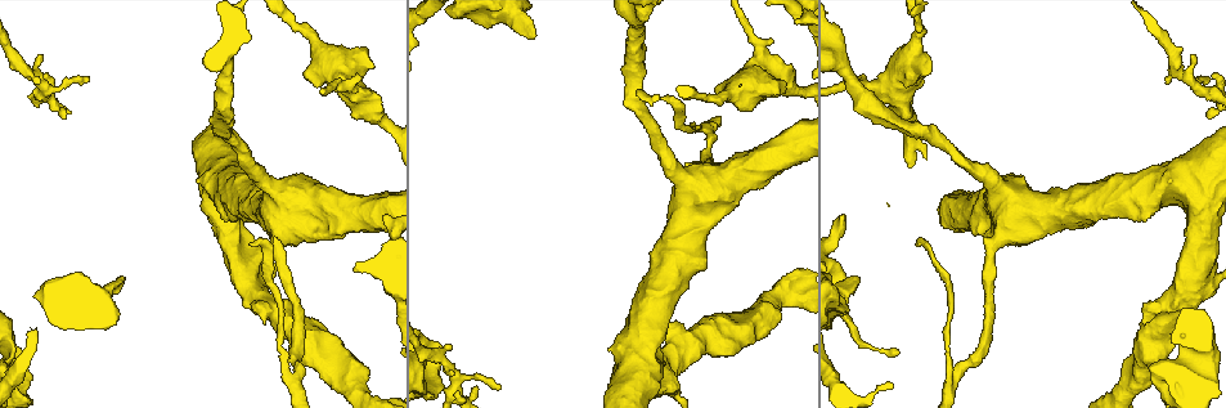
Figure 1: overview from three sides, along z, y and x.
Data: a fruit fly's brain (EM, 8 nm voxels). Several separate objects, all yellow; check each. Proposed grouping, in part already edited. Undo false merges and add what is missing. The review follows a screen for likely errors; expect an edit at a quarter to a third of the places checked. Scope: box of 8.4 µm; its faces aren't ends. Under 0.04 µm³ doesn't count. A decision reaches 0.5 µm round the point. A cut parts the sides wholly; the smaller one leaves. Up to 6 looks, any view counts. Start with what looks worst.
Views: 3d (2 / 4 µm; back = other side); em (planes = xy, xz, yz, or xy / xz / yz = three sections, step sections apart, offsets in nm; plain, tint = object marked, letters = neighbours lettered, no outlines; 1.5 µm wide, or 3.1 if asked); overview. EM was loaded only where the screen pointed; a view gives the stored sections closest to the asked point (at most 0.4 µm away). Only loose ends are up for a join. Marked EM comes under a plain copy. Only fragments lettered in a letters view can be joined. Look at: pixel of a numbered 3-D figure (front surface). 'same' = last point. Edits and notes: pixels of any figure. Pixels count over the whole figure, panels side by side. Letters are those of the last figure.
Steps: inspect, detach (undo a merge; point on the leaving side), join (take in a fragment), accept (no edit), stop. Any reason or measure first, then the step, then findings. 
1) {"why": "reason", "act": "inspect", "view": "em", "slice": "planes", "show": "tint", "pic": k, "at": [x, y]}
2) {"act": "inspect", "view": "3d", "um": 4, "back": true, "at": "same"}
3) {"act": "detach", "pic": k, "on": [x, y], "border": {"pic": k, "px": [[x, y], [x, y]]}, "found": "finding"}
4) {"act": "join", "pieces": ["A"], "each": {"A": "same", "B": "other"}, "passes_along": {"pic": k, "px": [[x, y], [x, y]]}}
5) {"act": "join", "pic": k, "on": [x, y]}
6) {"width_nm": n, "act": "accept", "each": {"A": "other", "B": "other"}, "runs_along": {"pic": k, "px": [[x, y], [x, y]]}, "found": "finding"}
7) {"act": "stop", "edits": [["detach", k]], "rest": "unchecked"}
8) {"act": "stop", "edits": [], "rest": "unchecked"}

{"why": "branch stops here", "act": "inspect", "view": "em", "slice": "planes", "show": "letters", "pic": 1, "at": [853, 277]}

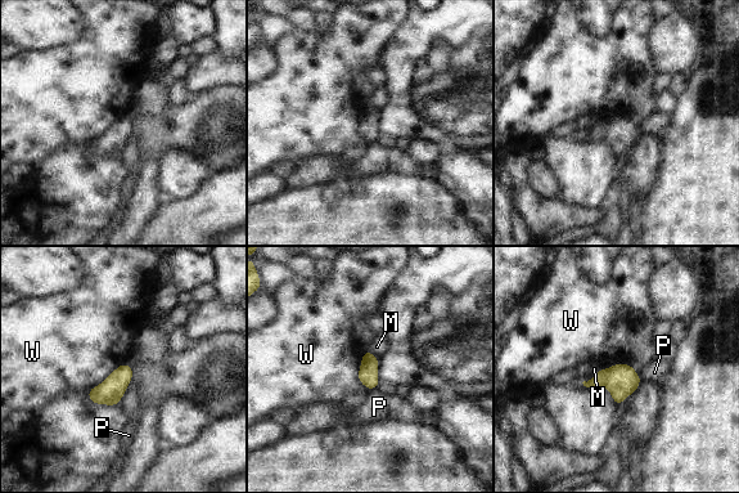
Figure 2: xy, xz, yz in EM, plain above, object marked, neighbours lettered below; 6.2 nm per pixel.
{"longest_contact_nm": ["W", 220], "act": "accept", "each": {"M": "other", "P": "other", "W": "other"}, "border": {"pic": 2, "px": [[115, 370], [89, 390]]}, "found": "no lettered fragment goes on from it"}

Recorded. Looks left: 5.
{"why": "free end", "act": "inspect", "view": "em", "slice": "planes", "show": "letters", "pic": 1, "at": [1194, 55]}

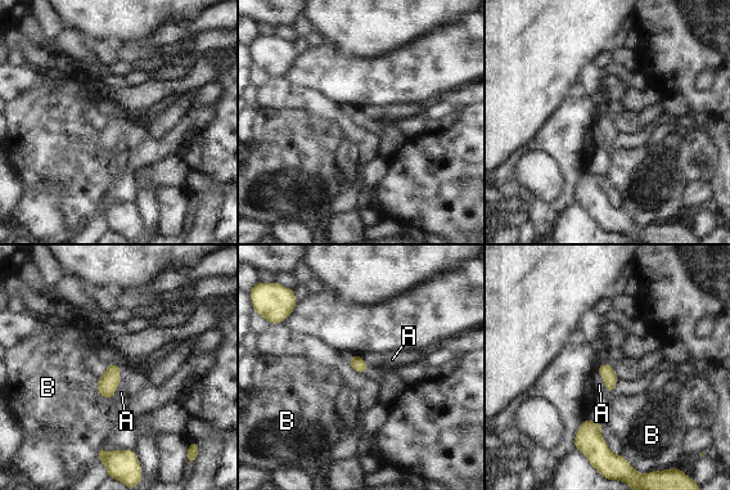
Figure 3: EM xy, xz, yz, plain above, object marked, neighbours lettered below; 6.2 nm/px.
{"longest_contact_nm": ["A", 200], "act": "accept", "each": {"A": "other", "B": "other"}, "found": "none of them fits"}

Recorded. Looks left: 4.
{"act": "inspect", "view": "3d", "um": 2, "pic": 1, "at": [338, 82]}

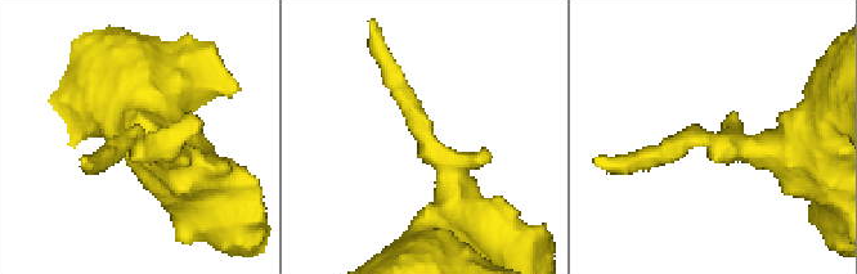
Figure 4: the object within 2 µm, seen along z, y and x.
{"act": "inspect", "view": "em", "slice": "planes", "show": "letters", "pic": 4, "at": [140, 143]}

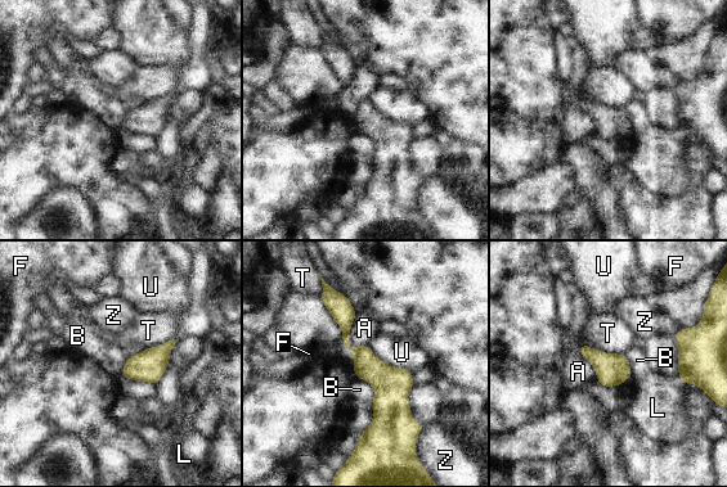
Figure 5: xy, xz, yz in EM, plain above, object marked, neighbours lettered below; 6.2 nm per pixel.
{"act": "accept", "each": {"A": "other", "B": "other", "F": "other", "L": "other", "T": "other", "U": "other", "Z": "other"}, "runs_along": {"pic": 5, "px": [[333, 294], [346, 343], [384, 380], [372, 441]]}, "found": "one neuron here"}

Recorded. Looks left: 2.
{"act": "stop", "edits": [], "rest": "unchecked"}

